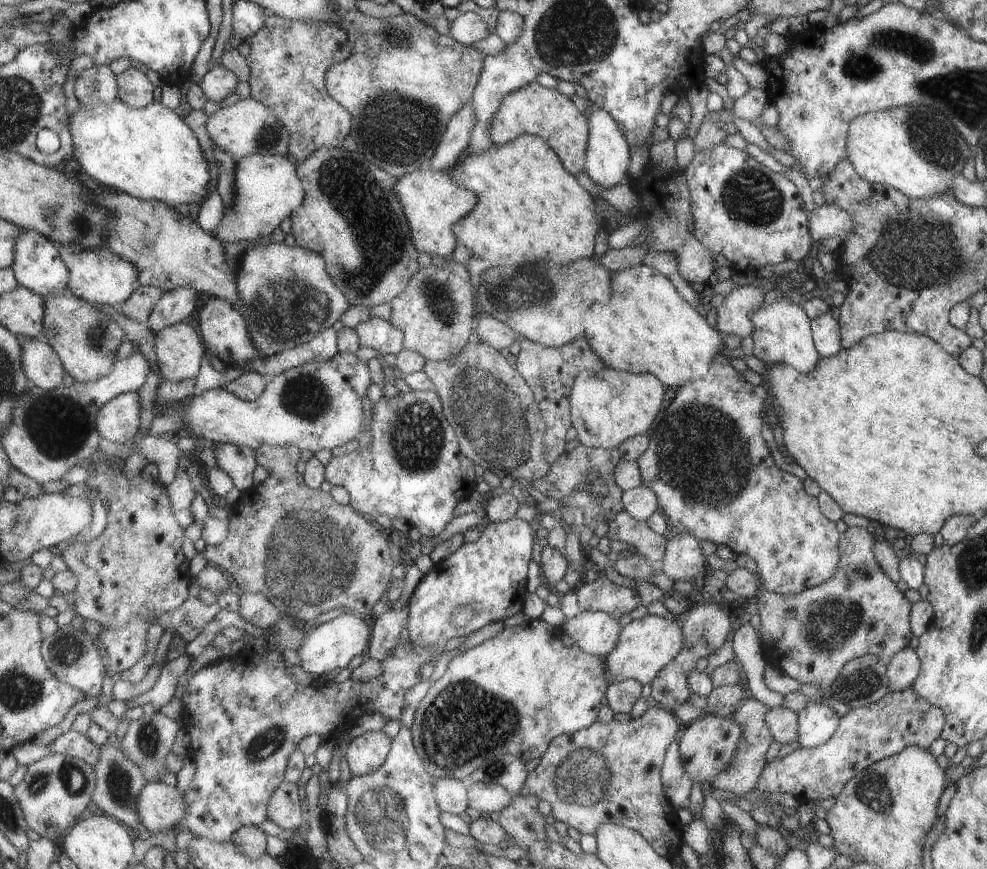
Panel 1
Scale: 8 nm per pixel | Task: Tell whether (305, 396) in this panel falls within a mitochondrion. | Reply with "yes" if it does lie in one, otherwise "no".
yes

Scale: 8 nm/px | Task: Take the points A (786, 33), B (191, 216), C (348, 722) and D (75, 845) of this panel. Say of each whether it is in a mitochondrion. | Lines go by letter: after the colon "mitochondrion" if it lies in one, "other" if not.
A: other
B: other
C: other
D: other

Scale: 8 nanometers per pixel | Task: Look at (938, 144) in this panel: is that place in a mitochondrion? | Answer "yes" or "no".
yes

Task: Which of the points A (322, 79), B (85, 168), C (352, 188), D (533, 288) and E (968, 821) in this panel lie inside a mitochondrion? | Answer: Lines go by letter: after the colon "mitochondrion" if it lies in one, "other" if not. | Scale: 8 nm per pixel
A: other
B: other
C: mitochondrion
D: mitochondrion
E: other

